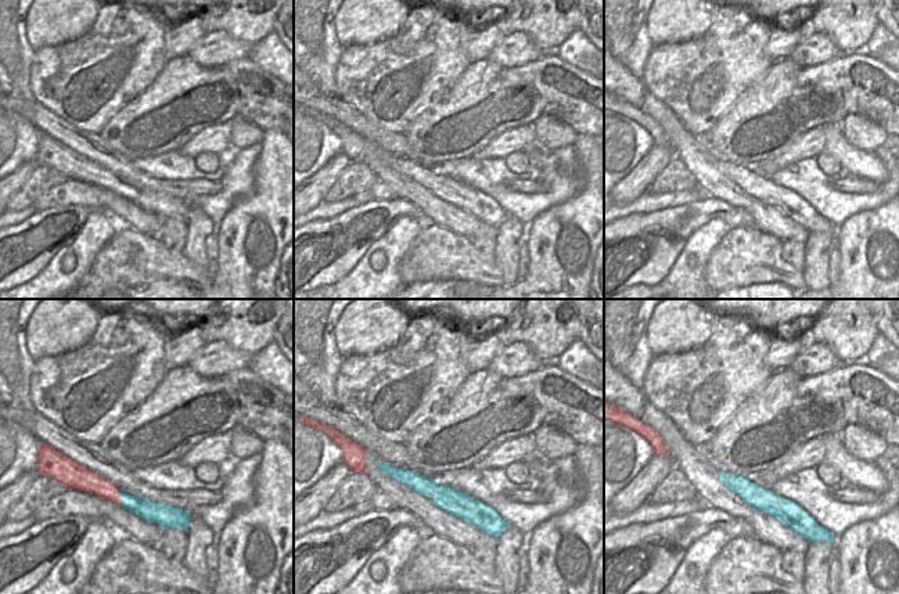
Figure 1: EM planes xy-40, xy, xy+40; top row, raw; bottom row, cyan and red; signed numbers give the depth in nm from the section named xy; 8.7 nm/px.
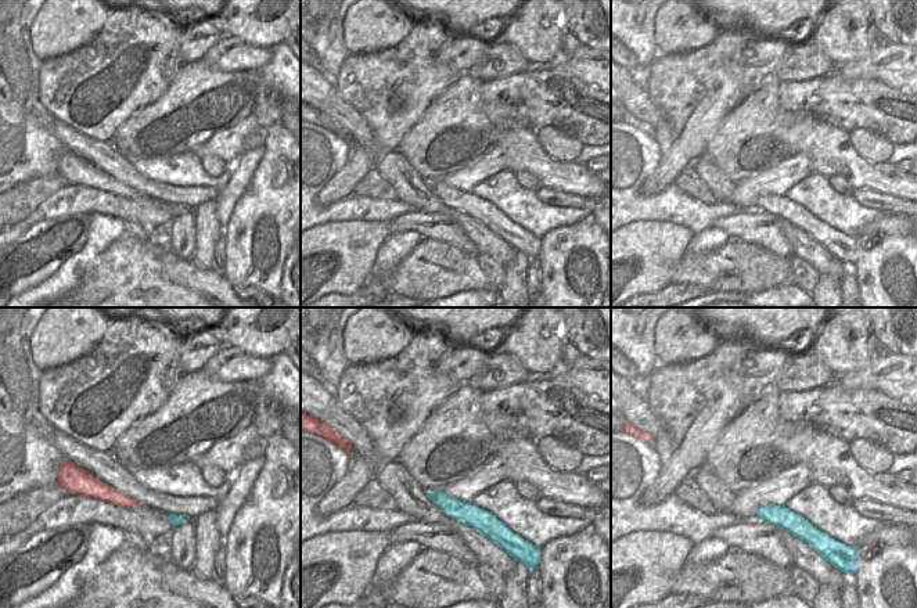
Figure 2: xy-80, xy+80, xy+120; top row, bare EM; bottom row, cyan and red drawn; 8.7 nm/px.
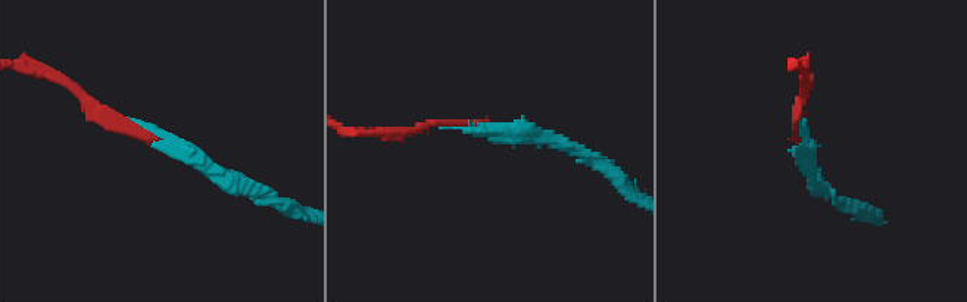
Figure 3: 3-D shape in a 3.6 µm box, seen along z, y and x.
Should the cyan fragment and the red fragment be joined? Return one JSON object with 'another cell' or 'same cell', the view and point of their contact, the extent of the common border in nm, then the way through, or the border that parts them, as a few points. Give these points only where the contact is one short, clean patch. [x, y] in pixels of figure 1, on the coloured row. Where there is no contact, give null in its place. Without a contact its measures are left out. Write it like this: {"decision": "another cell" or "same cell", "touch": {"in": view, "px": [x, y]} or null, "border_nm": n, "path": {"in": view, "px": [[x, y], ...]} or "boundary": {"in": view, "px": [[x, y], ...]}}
{"decision": "same cell", "touch": {"in": "xy-40", "px": [119, 496]}, "border_nm": 150}

